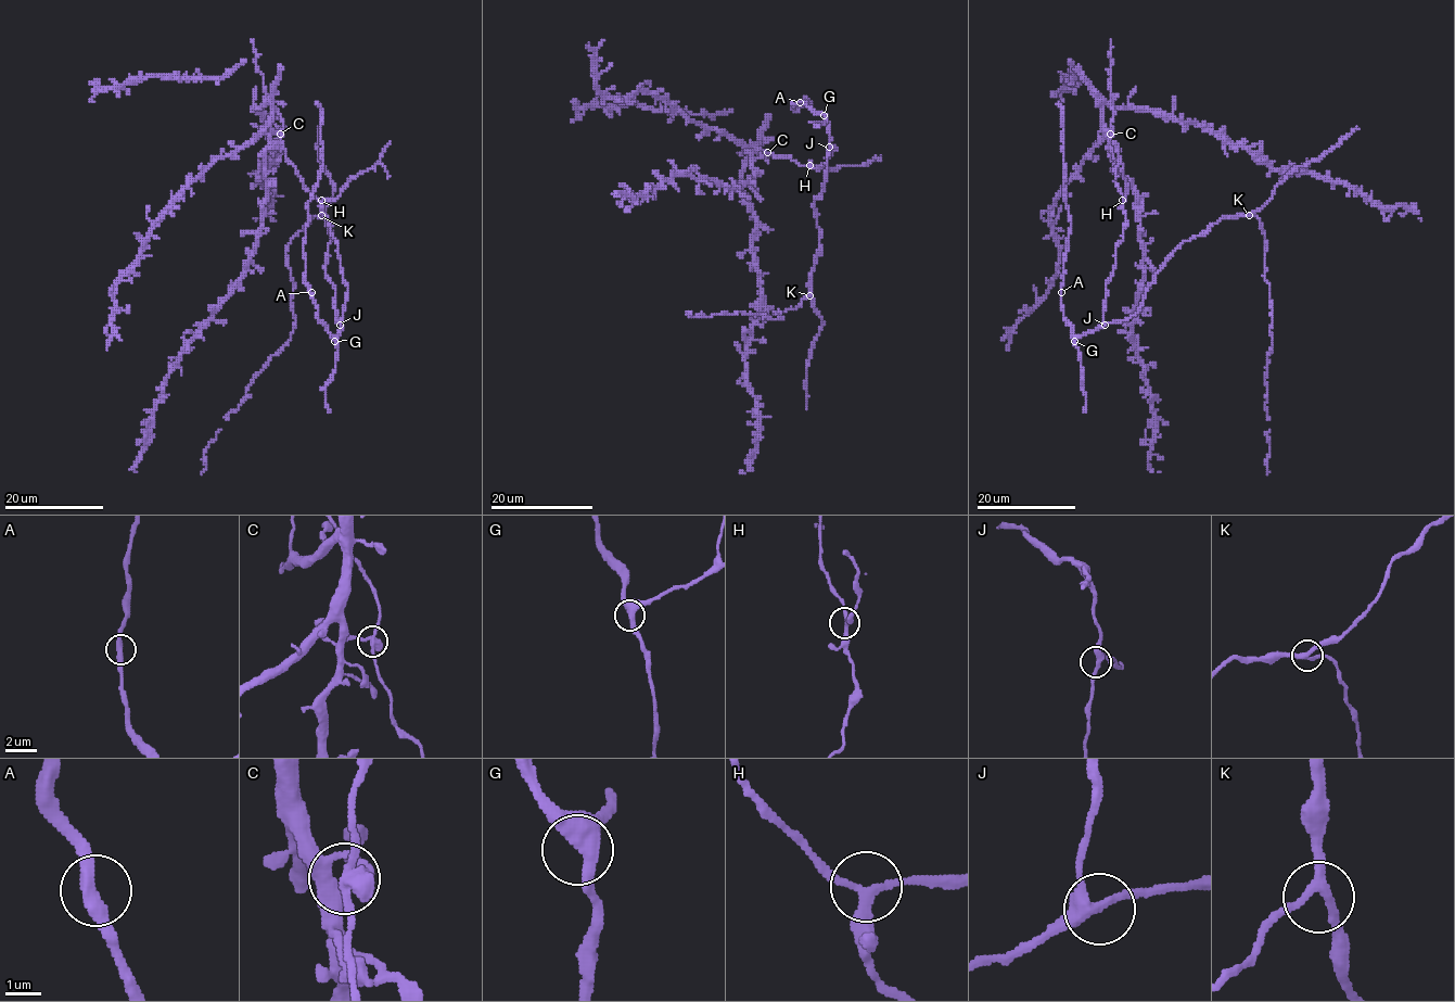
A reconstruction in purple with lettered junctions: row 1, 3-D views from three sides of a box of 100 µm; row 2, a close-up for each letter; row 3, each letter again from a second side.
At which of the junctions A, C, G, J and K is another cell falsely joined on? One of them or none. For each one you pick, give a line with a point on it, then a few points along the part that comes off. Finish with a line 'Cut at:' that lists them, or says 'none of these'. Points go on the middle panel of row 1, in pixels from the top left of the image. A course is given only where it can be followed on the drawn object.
Cut at: none of these

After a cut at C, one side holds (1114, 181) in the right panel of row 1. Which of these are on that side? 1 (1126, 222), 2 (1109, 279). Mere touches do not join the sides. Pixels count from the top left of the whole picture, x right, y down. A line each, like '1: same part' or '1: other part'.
1: same part
2: same part

